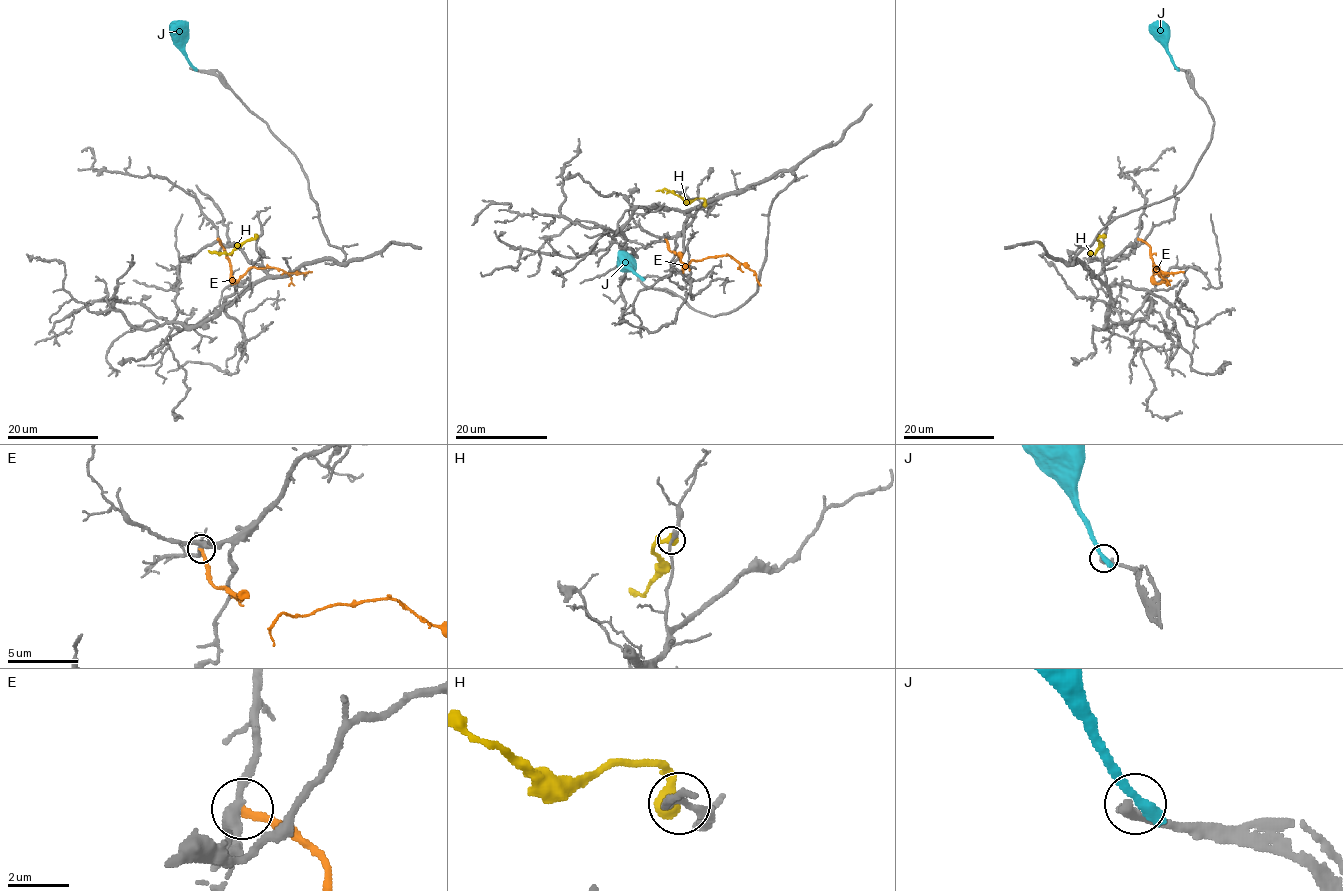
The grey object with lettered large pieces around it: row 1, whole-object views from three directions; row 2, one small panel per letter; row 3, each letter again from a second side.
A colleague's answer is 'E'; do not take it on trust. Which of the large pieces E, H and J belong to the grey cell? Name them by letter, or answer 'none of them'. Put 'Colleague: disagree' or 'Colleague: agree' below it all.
none of them
Colleague: disagree

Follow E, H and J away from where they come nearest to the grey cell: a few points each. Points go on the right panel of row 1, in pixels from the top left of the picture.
E: (1138, 238), (1150, 248), (1154, 280), (1159, 284), (1163, 279), (1156, 268), (1157, 272), (1183, 272)
H: (1104, 236), (1098, 238), (1099, 248), (1093, 254), (1090, 251)
J: (1175, 67), (1165, 37), (1157, 29), (1157, 21)

